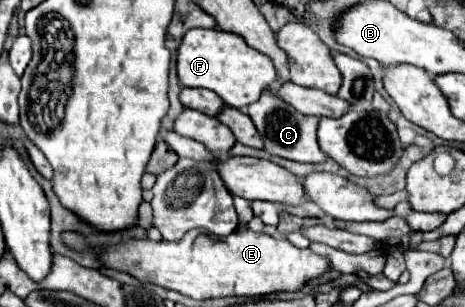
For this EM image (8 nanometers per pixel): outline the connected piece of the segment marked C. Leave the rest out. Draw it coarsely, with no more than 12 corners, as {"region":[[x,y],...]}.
{"region":[[269,89],[249,105],[267,153],[323,163],[319,117]]}

